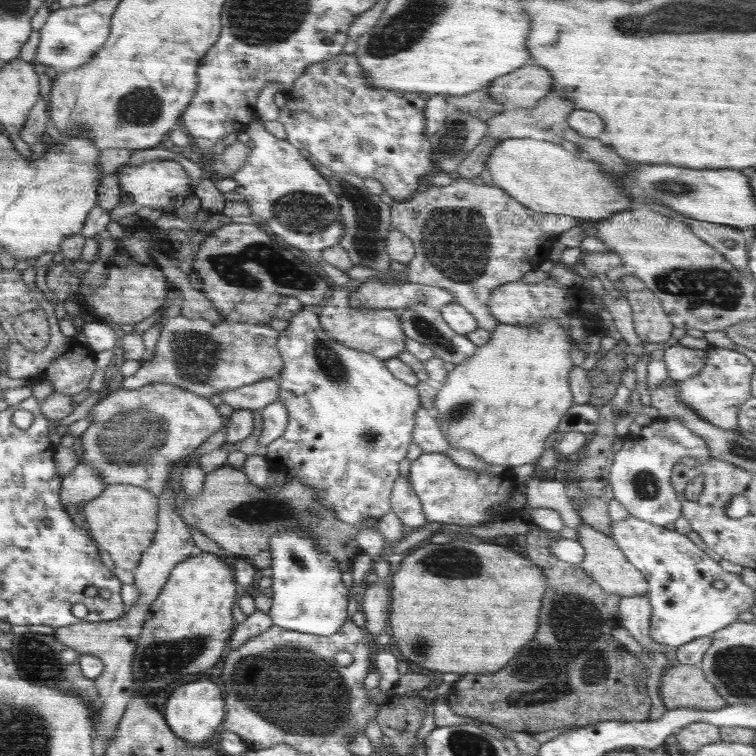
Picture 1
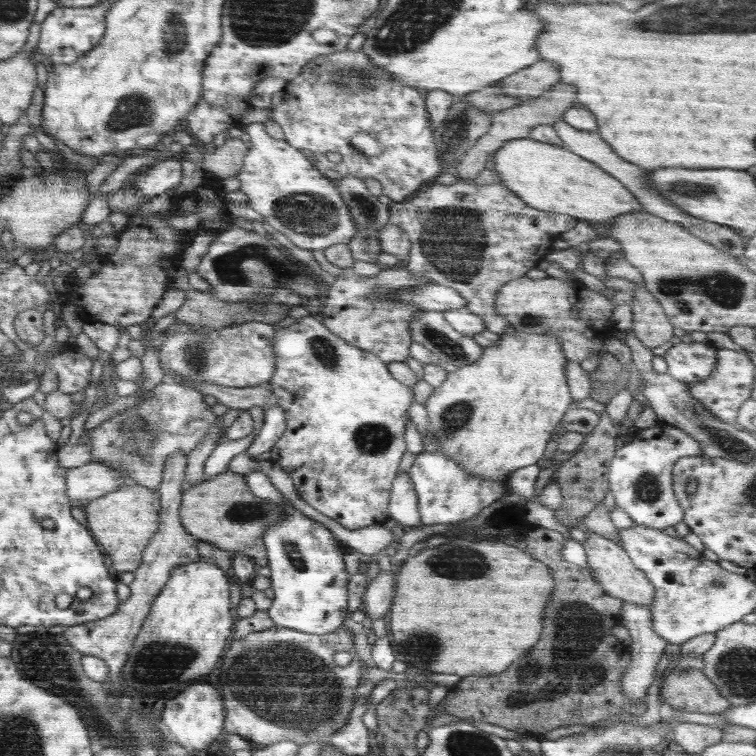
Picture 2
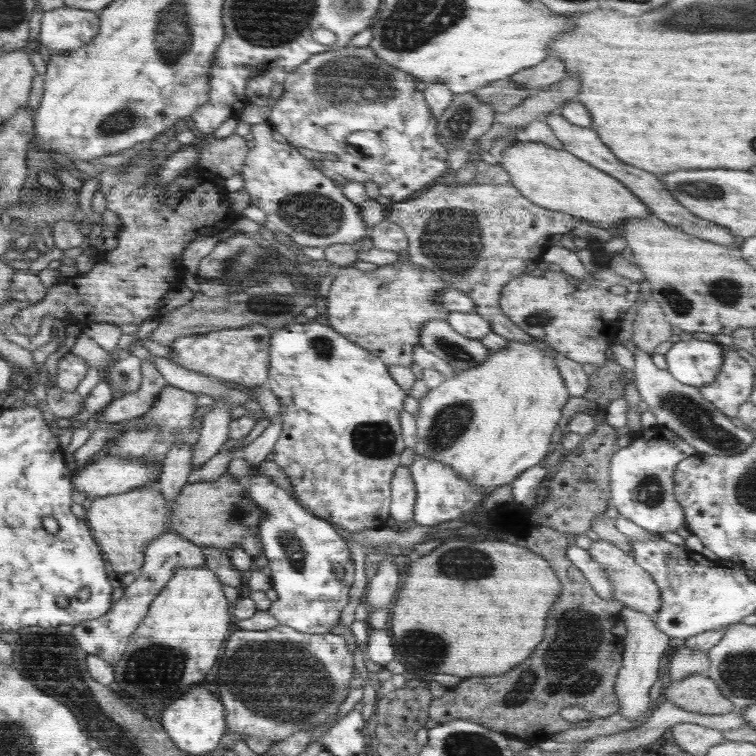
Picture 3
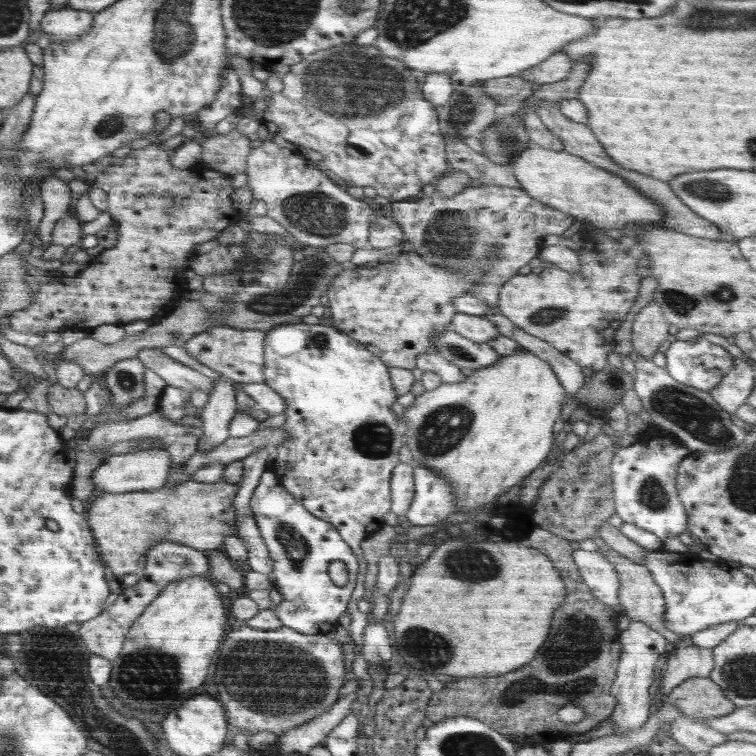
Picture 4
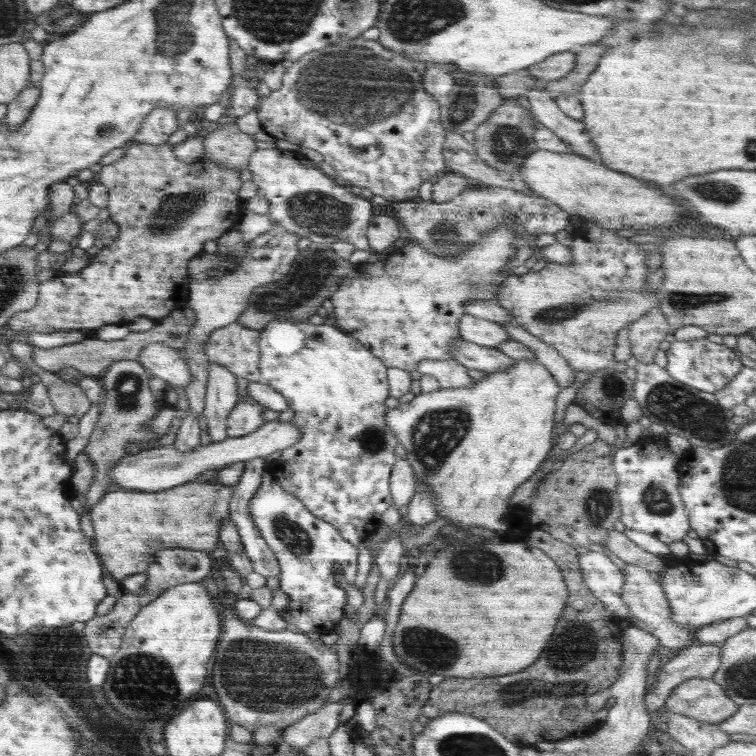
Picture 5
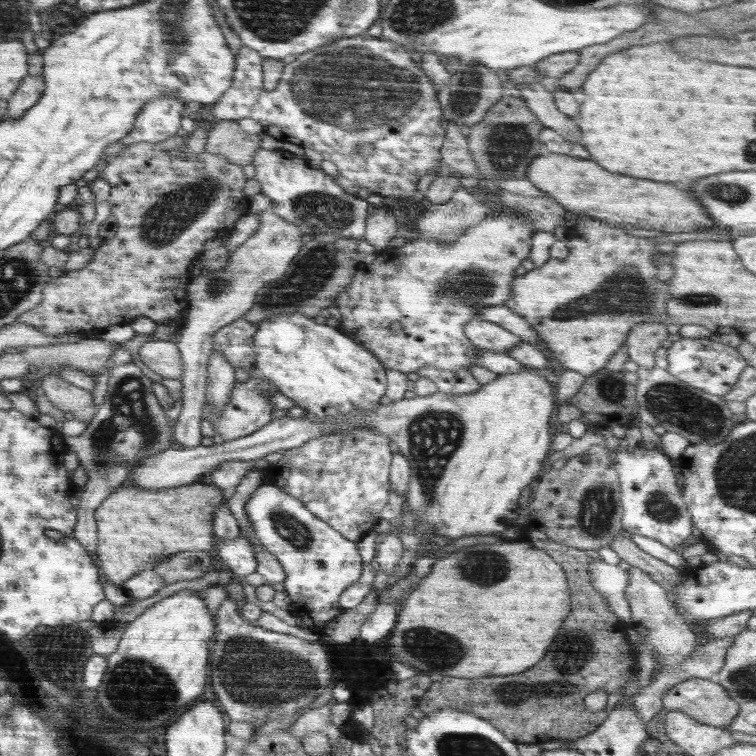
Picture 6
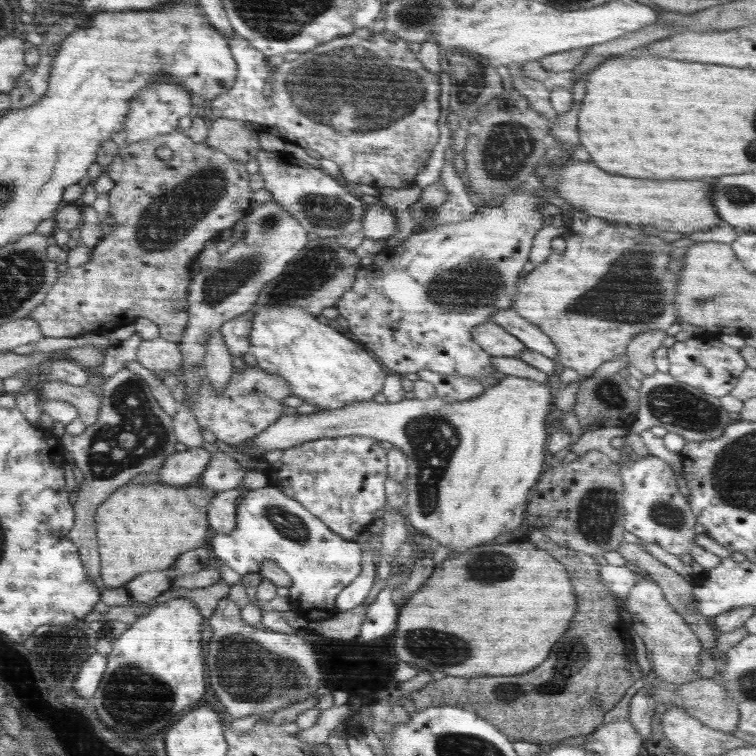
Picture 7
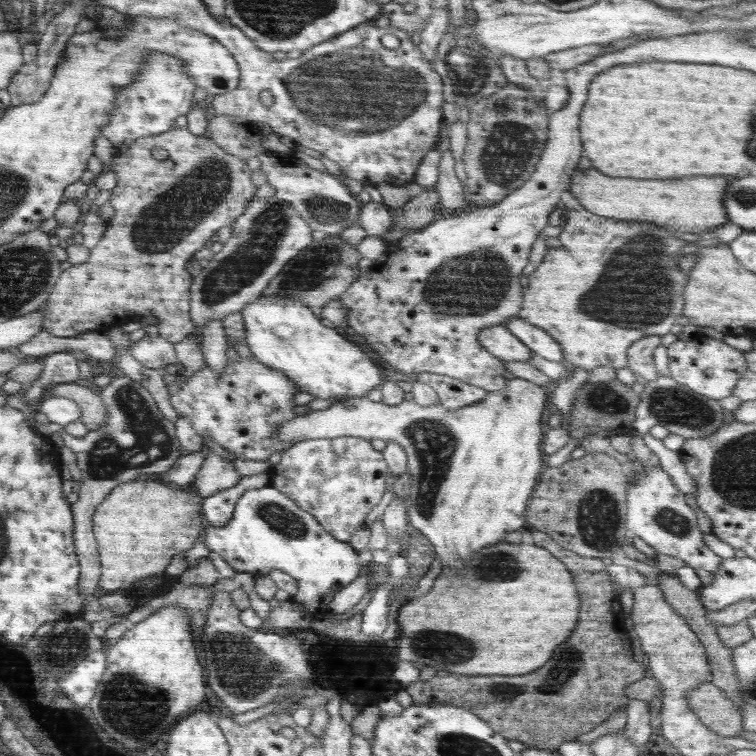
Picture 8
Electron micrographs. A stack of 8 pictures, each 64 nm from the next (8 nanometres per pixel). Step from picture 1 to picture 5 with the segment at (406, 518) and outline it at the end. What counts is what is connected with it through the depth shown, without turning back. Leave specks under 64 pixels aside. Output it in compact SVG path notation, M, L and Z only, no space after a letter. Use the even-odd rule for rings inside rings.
M396 459L389 478L389 491L396 510L408 506L415 496L414 470L406 459Z

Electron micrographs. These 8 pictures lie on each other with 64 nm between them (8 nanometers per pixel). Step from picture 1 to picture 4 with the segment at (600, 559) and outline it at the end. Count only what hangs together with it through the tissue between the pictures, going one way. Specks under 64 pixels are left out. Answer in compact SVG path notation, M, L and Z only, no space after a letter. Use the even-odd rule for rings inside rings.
M601 545L602 555L614 566L615 572L620 578L620 588L618 588L618 600L620 605L624 607L625 614L628 615L630 620L638 620L638 622L644 622L648 628L659 633L668 644L670 650L684 644L697 645L702 648L714 648L721 644L730 634L733 634L737 628L740 628L742 621L730 621L727 623L717 624L695 635L686 638L680 634L670 632L664 627L664 612L666 612L666 601L663 597L662 589L654 582L652 574L647 570L644 565L635 564L632 560L627 560L620 556L618 552L607 549Z

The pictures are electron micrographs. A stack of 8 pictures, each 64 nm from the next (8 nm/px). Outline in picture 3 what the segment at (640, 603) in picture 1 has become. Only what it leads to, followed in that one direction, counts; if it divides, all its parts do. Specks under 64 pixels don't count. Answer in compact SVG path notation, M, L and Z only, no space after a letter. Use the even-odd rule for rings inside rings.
M624 607L621 610L621 619L628 629L625 638L622 640L624 644L624 659L622 659L622 667L618 671L616 677L616 685L614 692L620 700L620 716L628 718L628 720L638 720L642 718L648 708L651 706L650 688L658 678L658 664L660 658L666 654L666 650L674 643L670 637L660 632L655 627L655 622L648 614L636 612L634 608Z

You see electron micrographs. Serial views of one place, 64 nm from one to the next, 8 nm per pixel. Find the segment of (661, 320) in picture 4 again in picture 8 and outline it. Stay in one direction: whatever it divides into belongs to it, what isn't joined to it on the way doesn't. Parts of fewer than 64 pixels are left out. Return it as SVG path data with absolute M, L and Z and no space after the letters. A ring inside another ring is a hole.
M648 335L640 338L628 347L626 366L634 373L639 374L647 382L654 382L660 375L653 361L653 352L660 346L658 335Z

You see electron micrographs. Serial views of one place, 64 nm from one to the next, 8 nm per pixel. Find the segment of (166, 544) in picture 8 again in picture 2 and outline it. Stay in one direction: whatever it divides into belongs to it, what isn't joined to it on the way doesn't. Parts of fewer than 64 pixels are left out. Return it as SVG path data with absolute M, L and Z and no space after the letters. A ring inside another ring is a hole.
M227 470L188 488L181 498L179 517L186 533L197 541L208 542L222 550L243 552L254 561L258 569L267 566L267 550L263 544L265 529L279 524L289 508L294 506L286 498L280 505L272 505L254 497L245 476ZM142 485L122 486L79 509L87 526L112 561L117 574L133 572L142 563L144 549L159 530L161 503L157 490Z

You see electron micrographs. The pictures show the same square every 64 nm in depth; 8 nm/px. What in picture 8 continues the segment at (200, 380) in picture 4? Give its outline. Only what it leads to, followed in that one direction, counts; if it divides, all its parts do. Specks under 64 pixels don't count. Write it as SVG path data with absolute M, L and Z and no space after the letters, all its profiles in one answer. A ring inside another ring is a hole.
M159 334L155 337L144 335L140 340L136 340L132 346L132 356L146 368L161 370L178 363L174 344L162 338Z

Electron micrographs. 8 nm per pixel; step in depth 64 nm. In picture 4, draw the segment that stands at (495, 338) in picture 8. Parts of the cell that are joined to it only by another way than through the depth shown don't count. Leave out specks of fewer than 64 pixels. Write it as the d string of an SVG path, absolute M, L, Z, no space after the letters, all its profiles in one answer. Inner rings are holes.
M457 312L450 322L450 328L472 342L486 343L500 335L498 327L490 319L466 313Z

